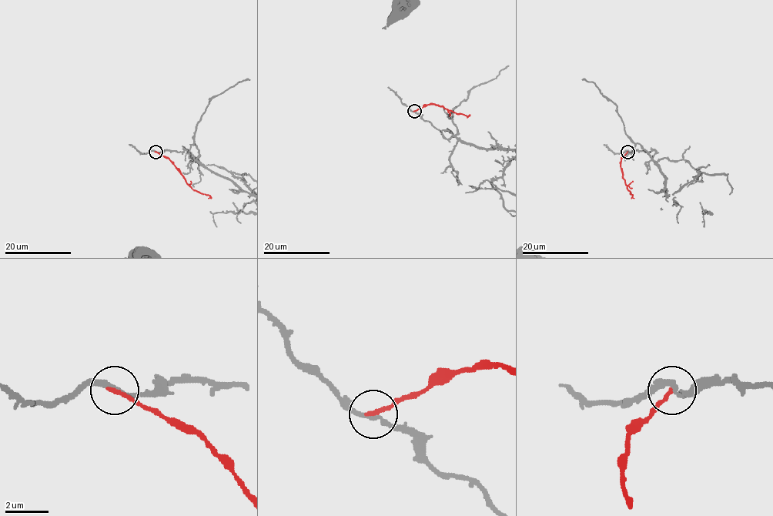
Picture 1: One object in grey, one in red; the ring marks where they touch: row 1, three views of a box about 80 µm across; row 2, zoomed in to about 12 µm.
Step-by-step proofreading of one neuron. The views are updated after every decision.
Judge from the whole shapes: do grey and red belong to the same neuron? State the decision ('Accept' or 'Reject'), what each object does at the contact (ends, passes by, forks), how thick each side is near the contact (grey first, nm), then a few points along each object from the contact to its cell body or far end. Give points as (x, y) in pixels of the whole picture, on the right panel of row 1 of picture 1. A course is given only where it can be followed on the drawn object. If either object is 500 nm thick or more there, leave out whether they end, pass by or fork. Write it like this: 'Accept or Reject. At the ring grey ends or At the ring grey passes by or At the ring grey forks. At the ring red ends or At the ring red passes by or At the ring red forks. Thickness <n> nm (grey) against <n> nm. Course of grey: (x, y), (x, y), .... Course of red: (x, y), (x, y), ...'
Reject. At the ring grey passes by. At the ring red ends. Thickness 200 nm (grey) against 190 nm. Course of red: (628, 152), (621, 159), (620, 168), (627, 189), (634, 198)

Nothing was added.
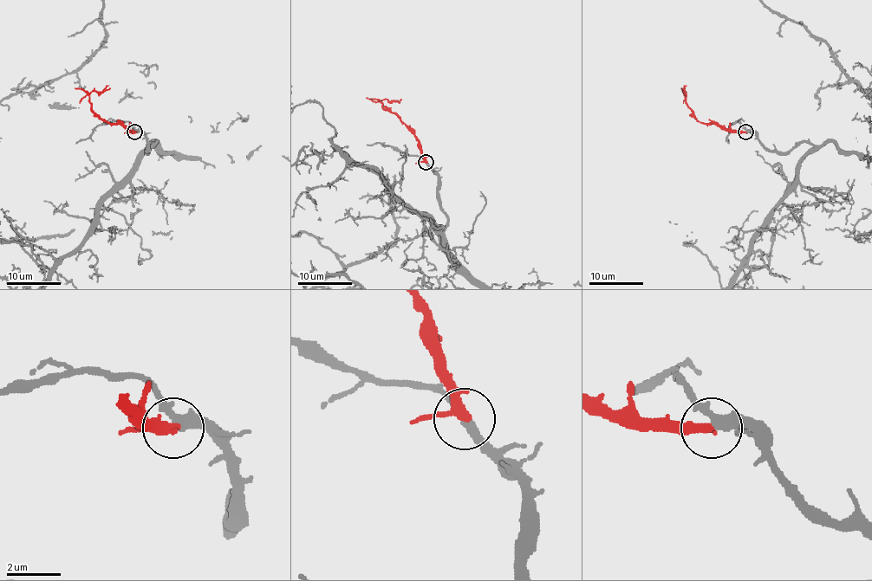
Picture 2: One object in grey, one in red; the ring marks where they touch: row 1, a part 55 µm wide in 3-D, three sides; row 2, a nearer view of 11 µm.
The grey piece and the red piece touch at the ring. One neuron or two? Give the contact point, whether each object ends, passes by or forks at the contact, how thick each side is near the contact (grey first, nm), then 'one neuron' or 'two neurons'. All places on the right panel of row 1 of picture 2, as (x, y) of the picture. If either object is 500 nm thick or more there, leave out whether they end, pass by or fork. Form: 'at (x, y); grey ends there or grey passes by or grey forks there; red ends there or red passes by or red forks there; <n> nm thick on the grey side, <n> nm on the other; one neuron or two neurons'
at (745, 132); grey passes by; red forks there; 320 nm thick on the grey side, 220 nm on the other; one neuron

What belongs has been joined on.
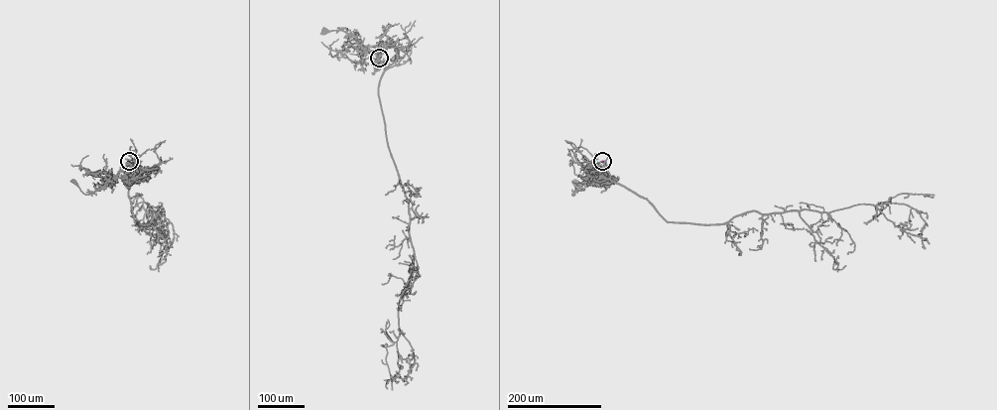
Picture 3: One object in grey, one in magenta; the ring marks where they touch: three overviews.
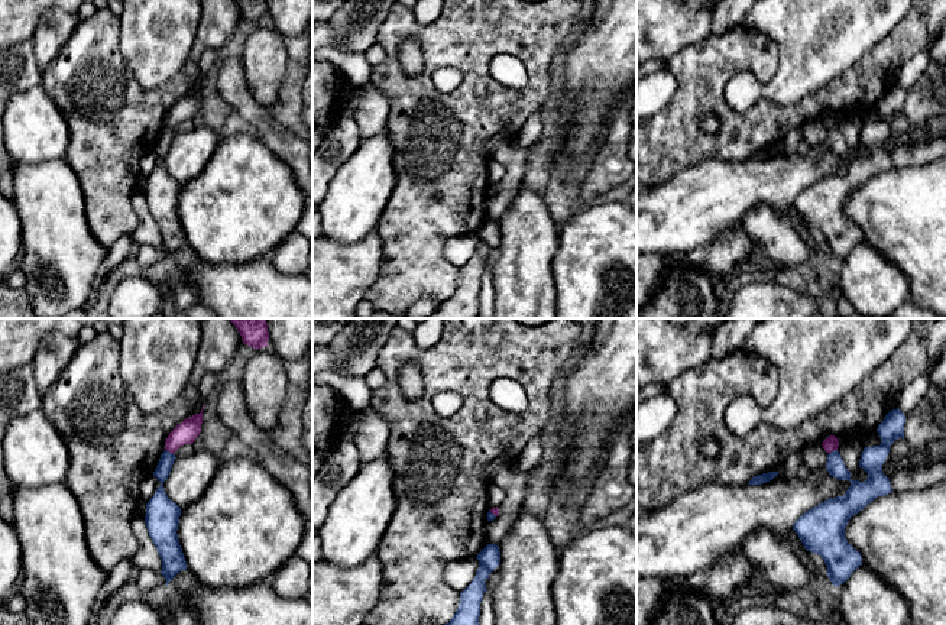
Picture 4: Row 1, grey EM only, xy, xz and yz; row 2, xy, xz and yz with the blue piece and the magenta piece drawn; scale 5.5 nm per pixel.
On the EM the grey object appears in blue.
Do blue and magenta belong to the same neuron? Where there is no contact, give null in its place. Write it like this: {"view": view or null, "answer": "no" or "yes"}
{"view": "xy", "answer": "no"}

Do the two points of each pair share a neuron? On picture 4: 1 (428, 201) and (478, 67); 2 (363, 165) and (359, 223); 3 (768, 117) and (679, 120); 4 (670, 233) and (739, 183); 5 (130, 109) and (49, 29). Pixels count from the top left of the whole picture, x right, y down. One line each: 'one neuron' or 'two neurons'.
1: one neuron
2: one neuron
3: one neuron
4: one neuron
5: two neurons

